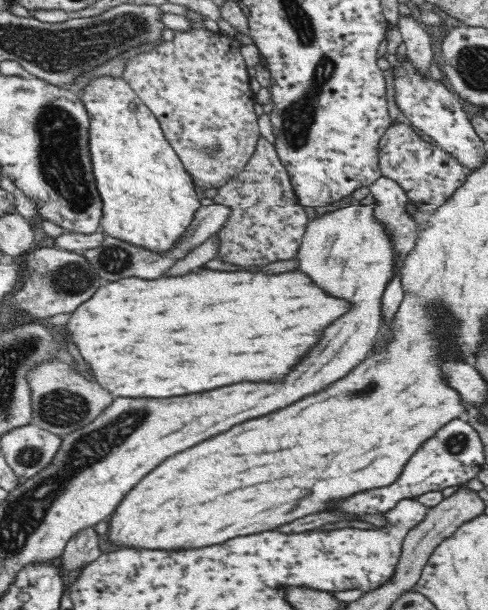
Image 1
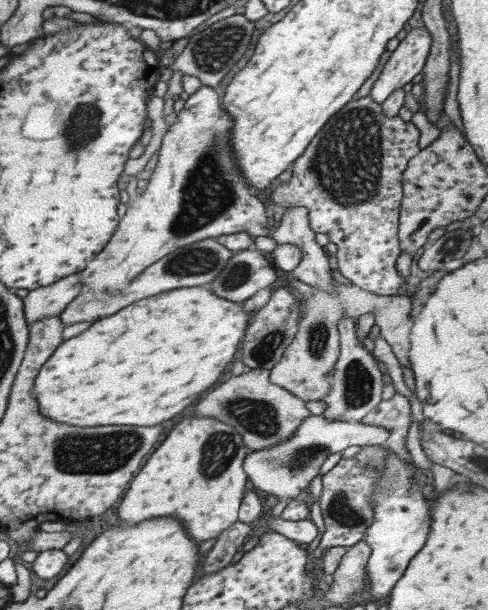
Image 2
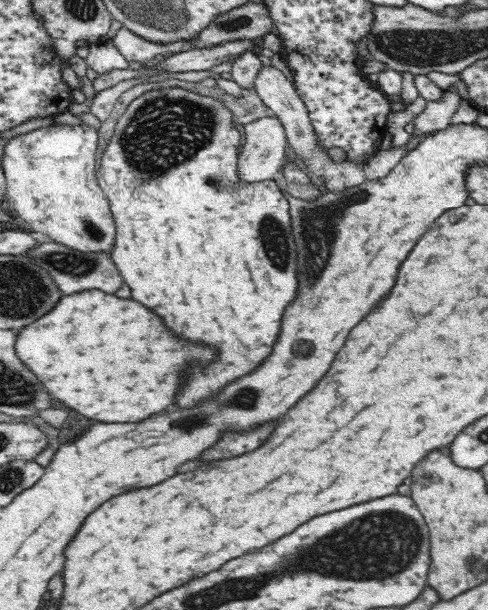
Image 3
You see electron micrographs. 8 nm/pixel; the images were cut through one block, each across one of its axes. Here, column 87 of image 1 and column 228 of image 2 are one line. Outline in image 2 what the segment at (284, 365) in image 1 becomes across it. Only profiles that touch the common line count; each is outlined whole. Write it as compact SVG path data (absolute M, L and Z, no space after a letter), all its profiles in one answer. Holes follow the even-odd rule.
M199 286L143 298L121 308L113 316L93 321L87 330L57 345L47 362L39 368L31 386L31 396L37 402L39 414L53 422L73 426L159 424L193 404L201 392L207 392L217 382L223 366L231 362L249 318L249 312L241 310L241 304L221 300Z

